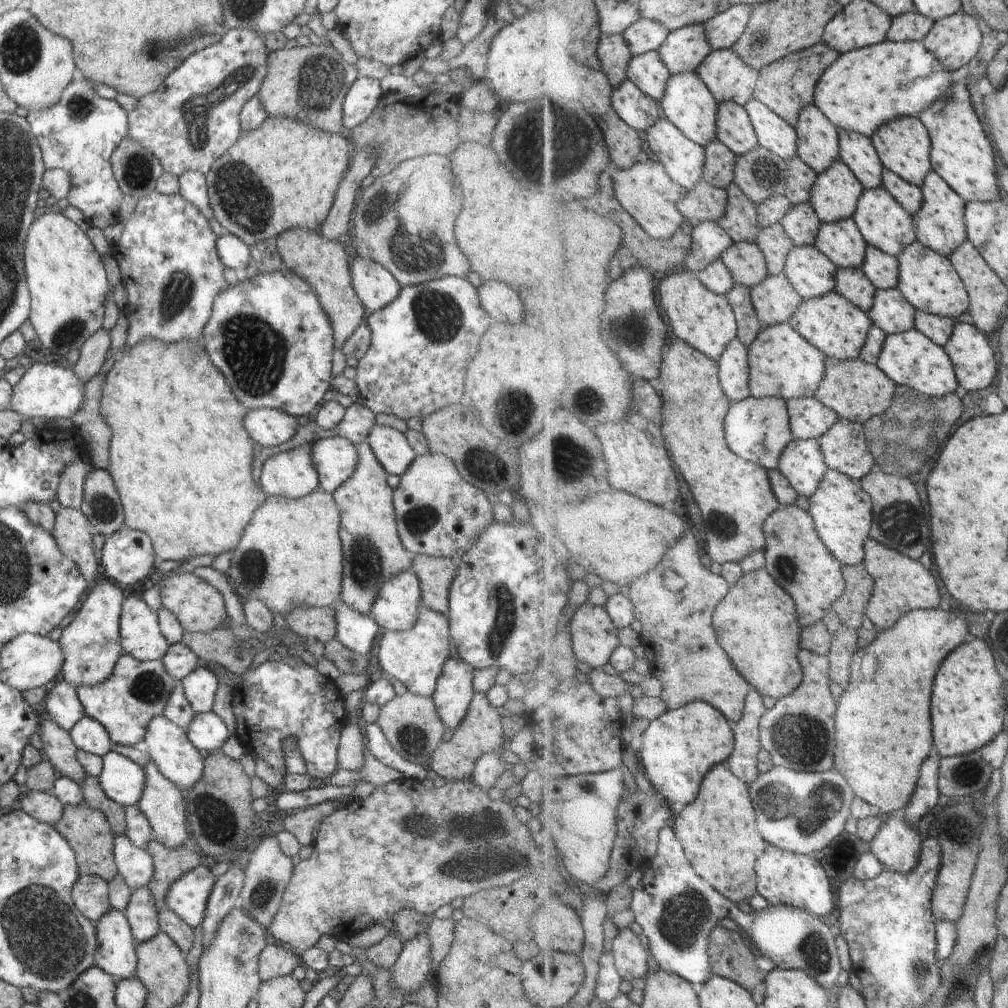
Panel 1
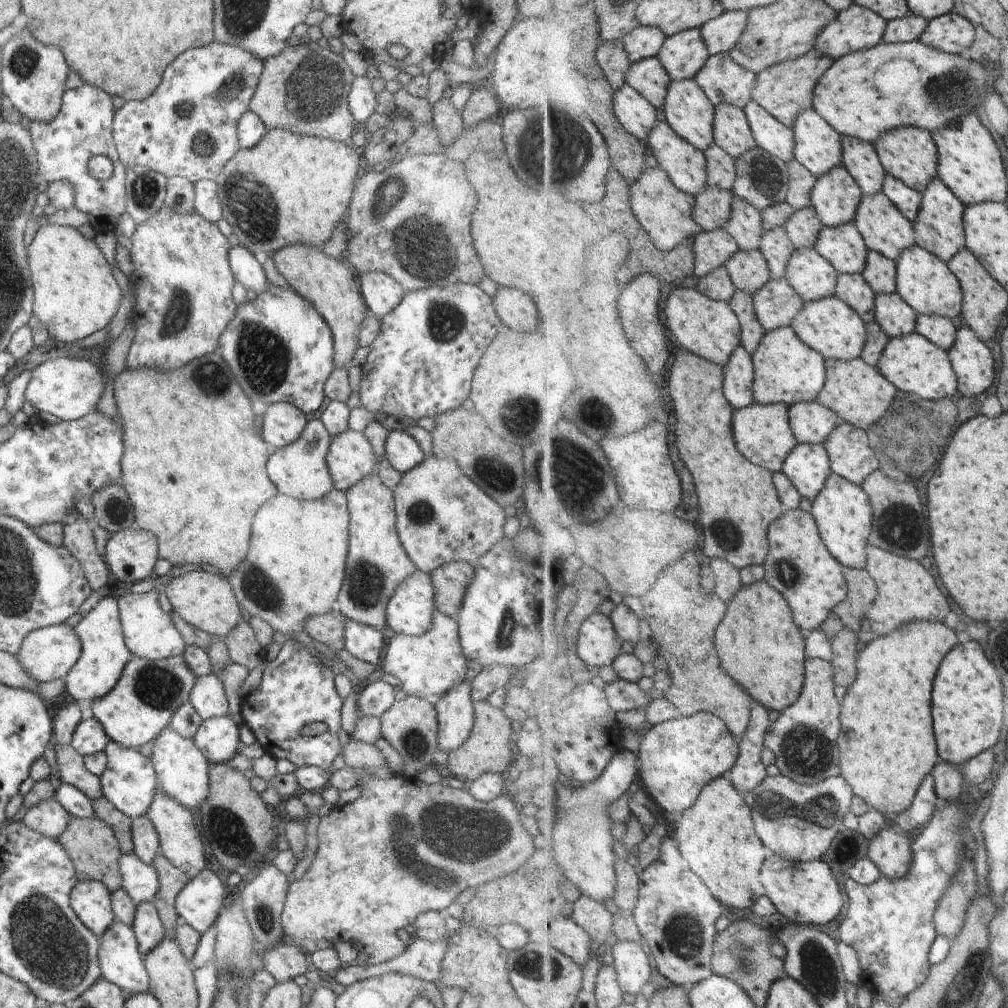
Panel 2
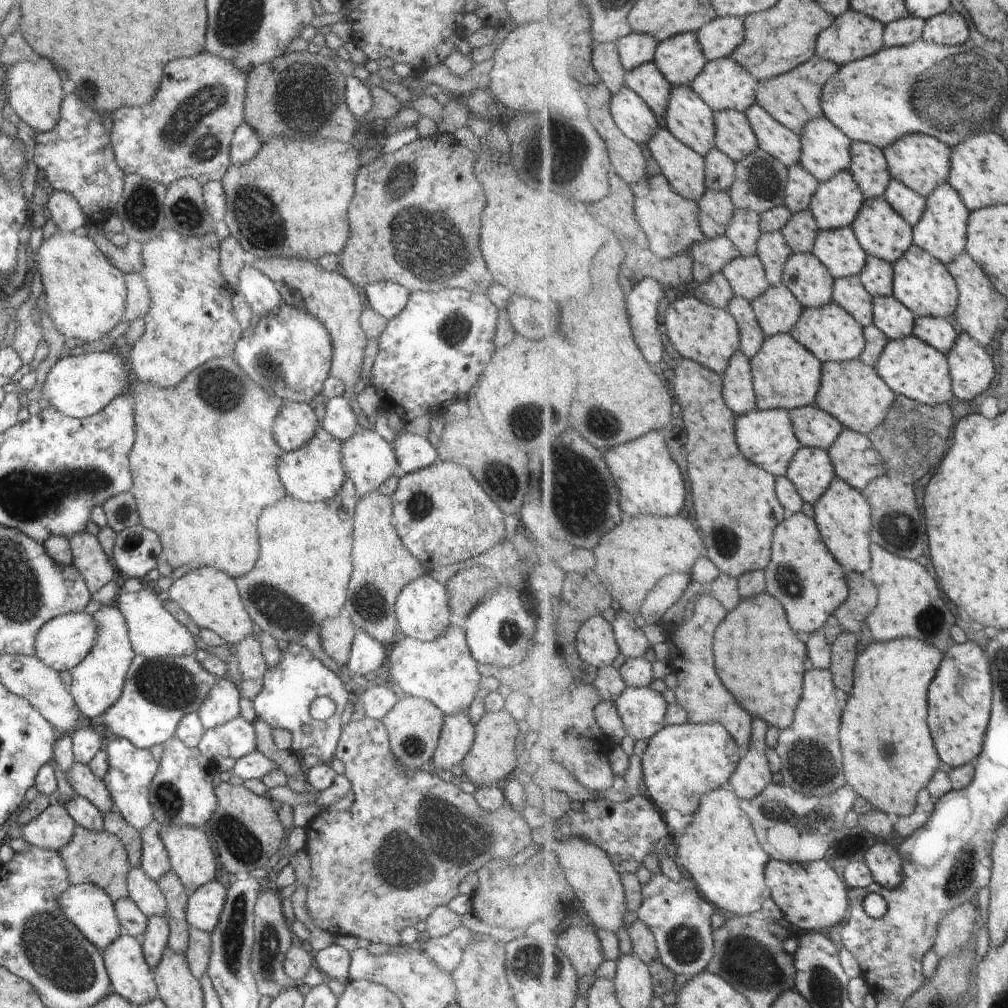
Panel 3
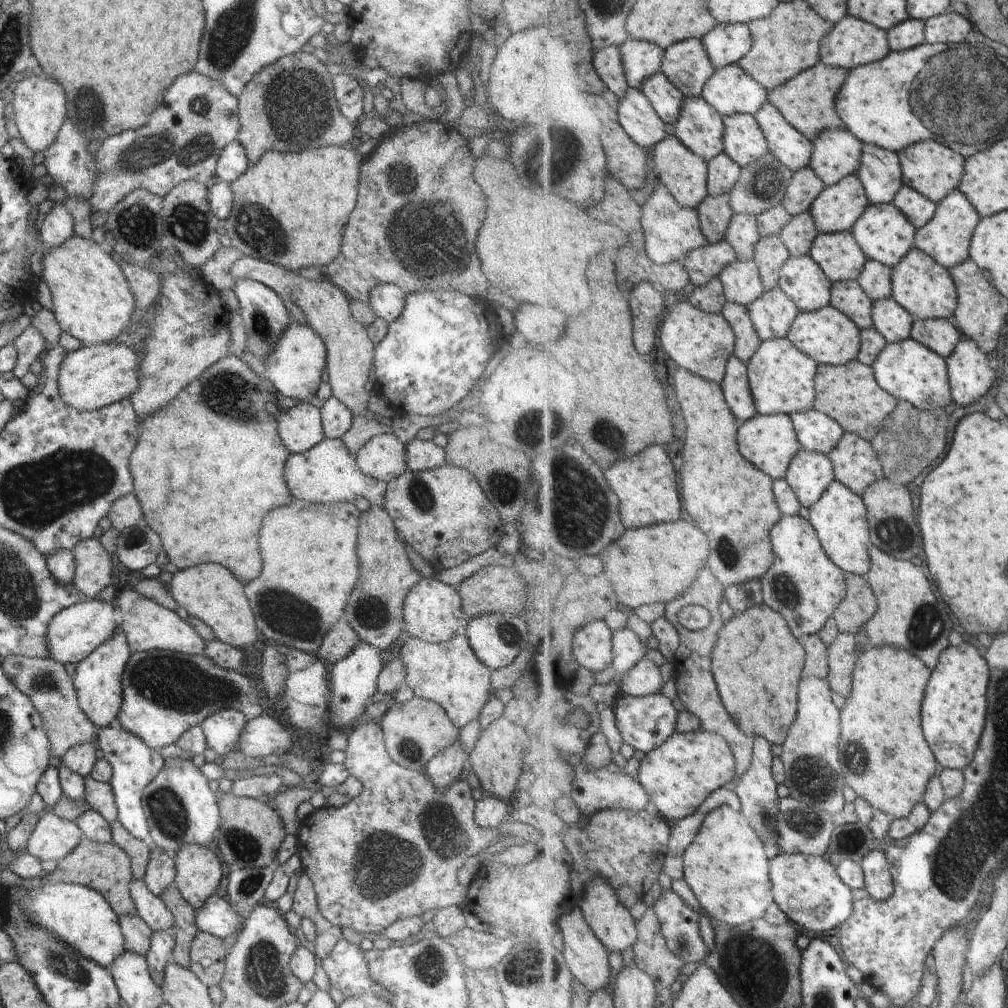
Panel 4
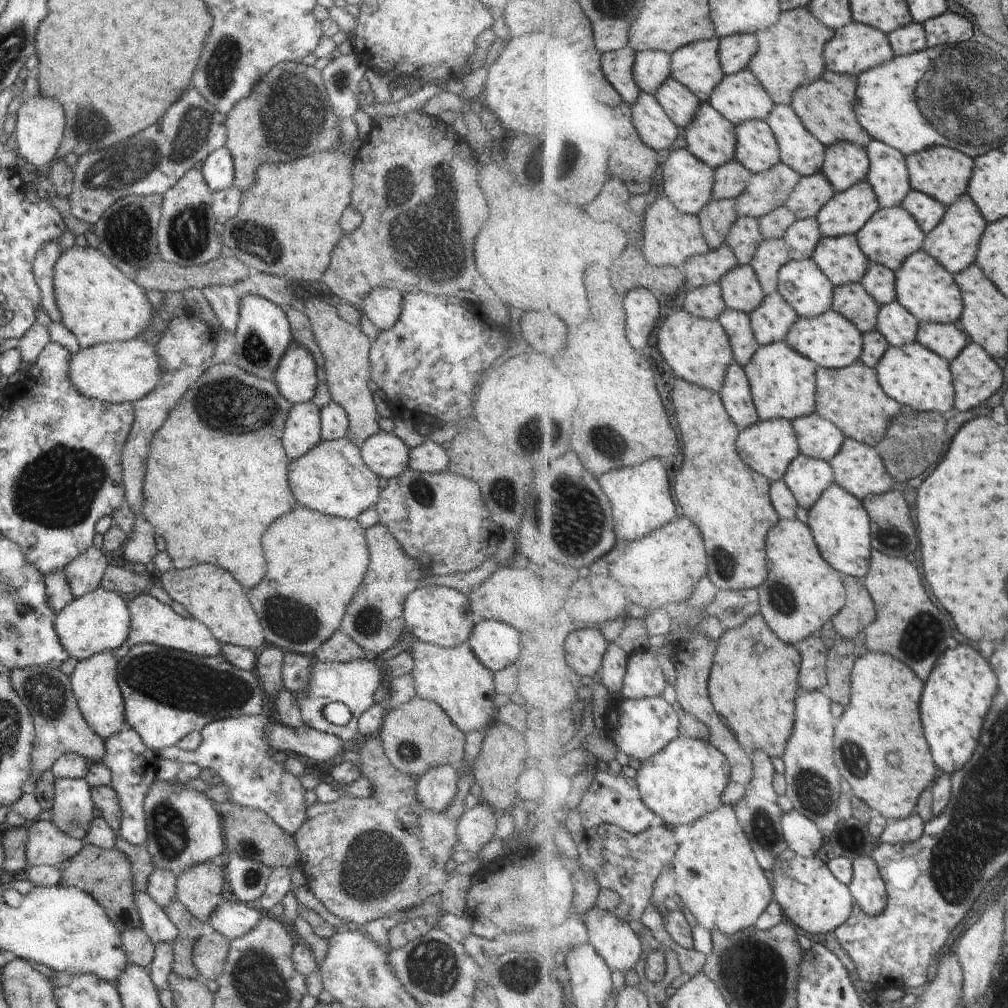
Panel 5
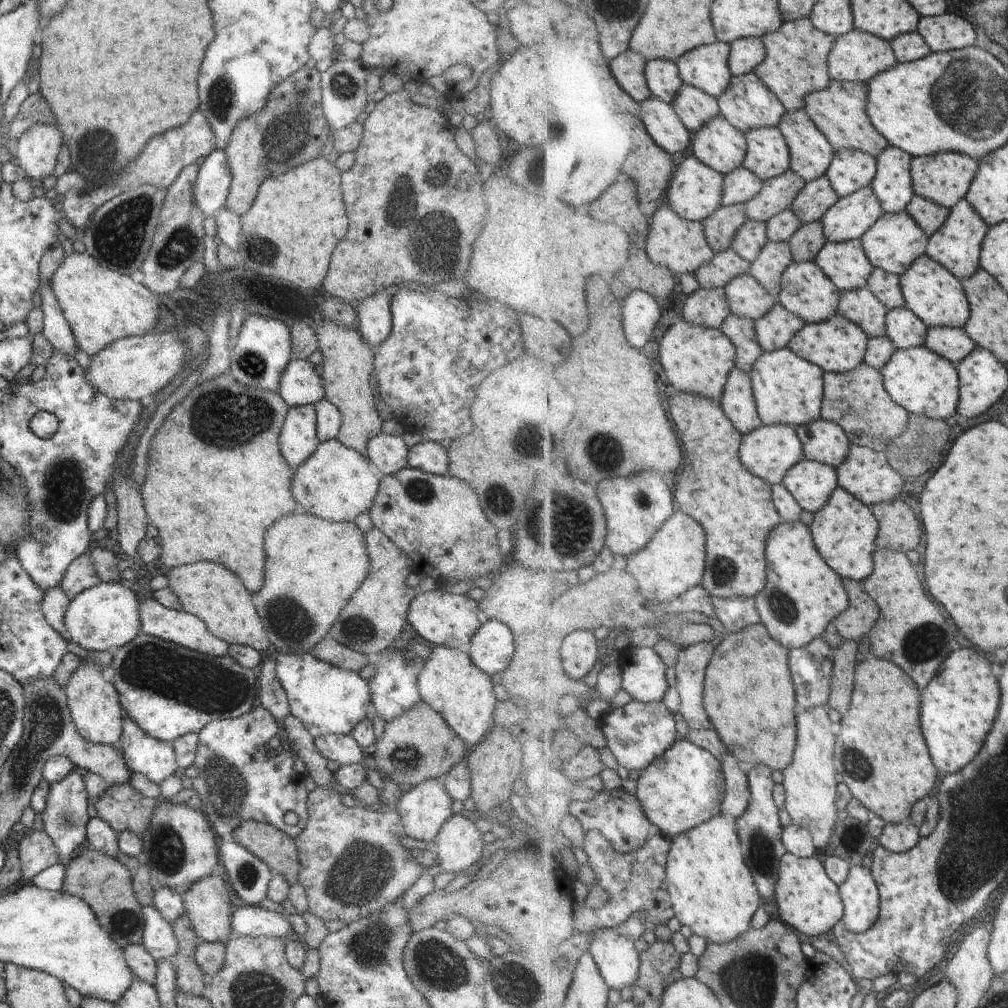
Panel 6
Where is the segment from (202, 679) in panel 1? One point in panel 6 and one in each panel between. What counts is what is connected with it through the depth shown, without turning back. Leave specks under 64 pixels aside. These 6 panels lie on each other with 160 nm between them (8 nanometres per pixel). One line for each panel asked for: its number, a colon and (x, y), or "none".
2: (208, 697)
3: (222, 705)
4: (222, 729)
5: (235, 748)
6: (239, 778)

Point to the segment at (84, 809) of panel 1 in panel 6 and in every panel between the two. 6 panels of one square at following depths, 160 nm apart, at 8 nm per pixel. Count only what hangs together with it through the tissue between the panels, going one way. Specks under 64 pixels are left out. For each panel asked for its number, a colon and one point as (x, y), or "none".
2: (91, 844)
3: (98, 858)
4: (106, 868)
5: (106, 875)
6: (102, 882)

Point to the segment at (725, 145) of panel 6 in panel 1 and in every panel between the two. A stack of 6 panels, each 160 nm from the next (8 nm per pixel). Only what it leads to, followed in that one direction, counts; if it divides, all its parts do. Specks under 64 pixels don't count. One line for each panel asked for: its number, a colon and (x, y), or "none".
1: (690, 104)
2: (690, 110)
3: (691, 119)
4: (702, 126)
5: (713, 138)

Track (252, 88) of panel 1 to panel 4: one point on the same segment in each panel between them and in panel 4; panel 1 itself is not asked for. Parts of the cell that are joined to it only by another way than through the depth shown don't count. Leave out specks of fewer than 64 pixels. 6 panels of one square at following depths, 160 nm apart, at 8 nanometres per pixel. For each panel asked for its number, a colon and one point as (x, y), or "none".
2: (188, 127)
3: (186, 130)
4: (183, 139)

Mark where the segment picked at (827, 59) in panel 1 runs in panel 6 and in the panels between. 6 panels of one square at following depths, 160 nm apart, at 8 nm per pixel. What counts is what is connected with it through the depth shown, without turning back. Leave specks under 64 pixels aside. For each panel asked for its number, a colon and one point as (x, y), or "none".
2: (788, 89)
3: (795, 99)
4: (809, 101)
5: (827, 106)
6: (842, 110)

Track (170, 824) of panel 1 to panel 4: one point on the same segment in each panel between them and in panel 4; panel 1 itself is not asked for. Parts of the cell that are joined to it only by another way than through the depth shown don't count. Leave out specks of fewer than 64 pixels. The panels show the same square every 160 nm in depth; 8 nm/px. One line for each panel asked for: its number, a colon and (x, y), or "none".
2: (180, 843)
3: (191, 858)
4: (199, 869)

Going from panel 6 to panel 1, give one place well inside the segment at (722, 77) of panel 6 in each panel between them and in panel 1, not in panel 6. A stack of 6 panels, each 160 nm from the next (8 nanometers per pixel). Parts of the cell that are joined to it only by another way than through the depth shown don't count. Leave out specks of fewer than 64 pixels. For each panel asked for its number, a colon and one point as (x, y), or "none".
1: (687, 48)
2: (685, 54)
3: (682, 59)
4: (688, 63)
5: (698, 66)

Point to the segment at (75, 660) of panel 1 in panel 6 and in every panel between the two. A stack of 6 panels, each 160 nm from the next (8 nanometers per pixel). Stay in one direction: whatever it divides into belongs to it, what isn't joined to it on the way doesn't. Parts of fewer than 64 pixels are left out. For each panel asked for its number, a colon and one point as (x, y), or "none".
2: (103, 656)
3: (97, 682)
4: (98, 678)
5: (93, 681)
6: (93, 702)

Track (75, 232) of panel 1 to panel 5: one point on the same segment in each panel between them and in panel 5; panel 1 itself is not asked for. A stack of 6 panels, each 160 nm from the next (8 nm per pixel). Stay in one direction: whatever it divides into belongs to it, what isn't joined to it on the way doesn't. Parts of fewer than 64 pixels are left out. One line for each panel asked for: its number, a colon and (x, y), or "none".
2: (75, 294)
3: (85, 295)
4: (92, 301)
5: (98, 303)

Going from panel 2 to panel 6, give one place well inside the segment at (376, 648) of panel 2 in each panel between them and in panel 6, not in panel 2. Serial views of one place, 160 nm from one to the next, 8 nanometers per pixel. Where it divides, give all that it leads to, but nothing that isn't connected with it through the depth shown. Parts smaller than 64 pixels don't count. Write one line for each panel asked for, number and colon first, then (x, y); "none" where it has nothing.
3: (367, 655)
4: (354, 680)
5: (353, 683)
6: (329, 700)

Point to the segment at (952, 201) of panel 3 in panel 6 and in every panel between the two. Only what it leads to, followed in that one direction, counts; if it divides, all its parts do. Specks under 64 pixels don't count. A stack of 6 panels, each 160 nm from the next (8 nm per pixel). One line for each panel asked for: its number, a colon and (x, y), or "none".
4: (948, 237)
5: (956, 241)
6: (958, 245)

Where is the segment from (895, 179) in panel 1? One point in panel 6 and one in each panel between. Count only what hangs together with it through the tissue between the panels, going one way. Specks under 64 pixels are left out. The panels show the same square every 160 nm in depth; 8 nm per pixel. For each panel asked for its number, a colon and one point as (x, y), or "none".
2: (909, 200)
3: (908, 203)
4: (918, 208)
5: (930, 212)
6: (932, 216)

